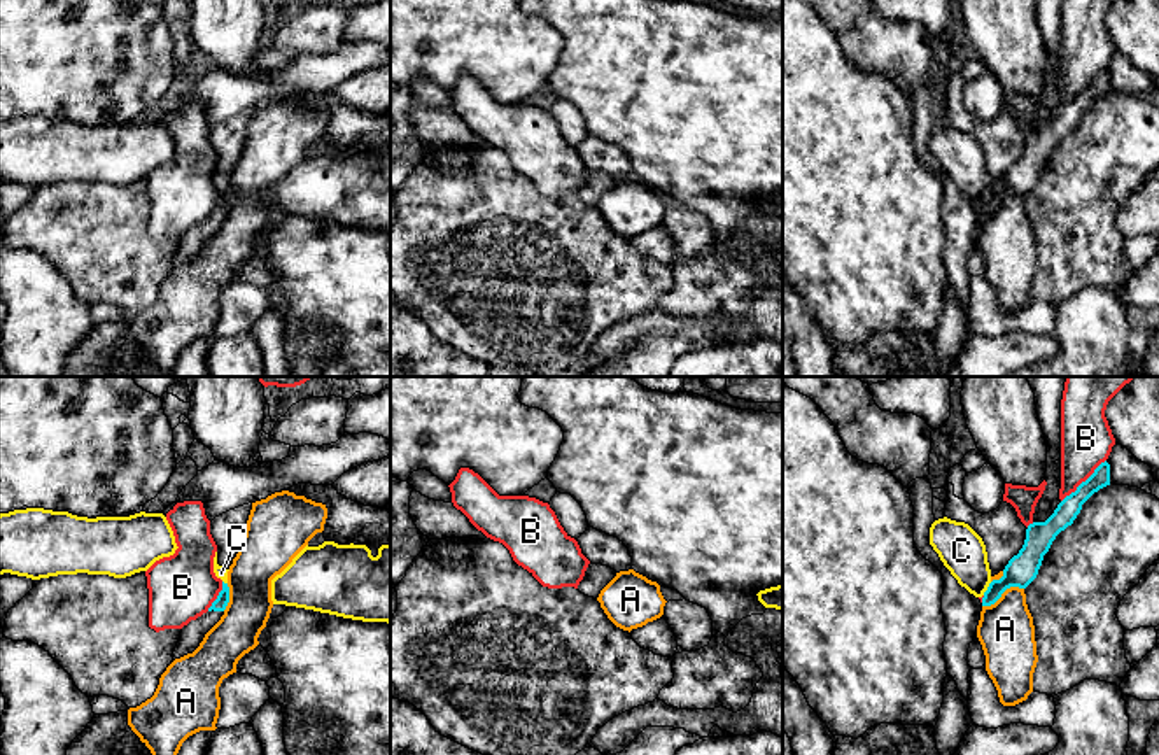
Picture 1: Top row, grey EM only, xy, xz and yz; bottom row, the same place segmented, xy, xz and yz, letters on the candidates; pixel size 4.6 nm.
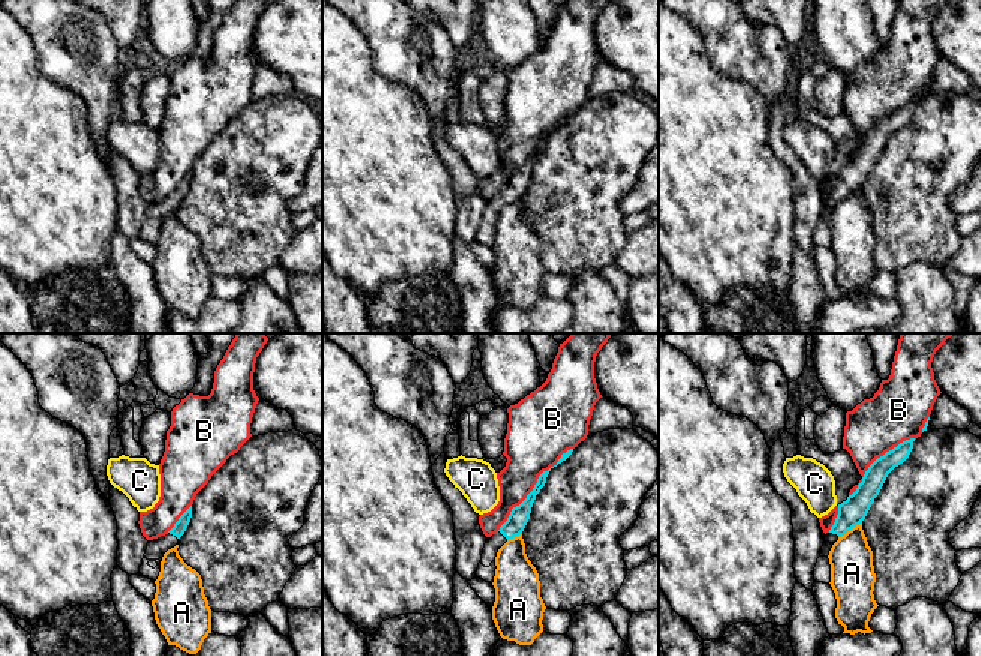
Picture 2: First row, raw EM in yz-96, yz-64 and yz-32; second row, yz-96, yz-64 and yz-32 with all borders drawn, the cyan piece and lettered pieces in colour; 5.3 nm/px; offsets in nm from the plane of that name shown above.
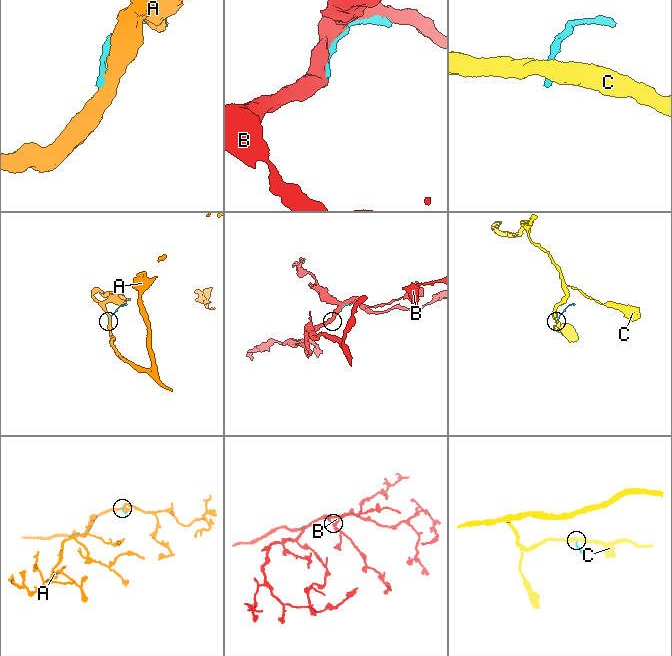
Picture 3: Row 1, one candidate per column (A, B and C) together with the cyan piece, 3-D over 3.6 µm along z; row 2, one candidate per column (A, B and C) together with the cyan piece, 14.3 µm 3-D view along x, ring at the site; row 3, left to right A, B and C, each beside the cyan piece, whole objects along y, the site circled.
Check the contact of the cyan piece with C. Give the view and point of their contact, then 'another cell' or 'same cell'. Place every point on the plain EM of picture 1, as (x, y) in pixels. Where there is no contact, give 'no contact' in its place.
meets cyan in yz at (988, 197); another cell

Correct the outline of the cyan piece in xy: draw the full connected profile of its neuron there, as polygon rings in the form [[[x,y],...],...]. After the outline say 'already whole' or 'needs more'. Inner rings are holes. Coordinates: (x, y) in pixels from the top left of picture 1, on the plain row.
[[[222,189],[222,198],[219,200],[217,207],[212,210],[207,221],[191,228],[187,233],[182,235],[179,250],[173,259],[173,268],[180,266],[187,261],[193,261],[200,250],[203,249],[205,242],[221,228],[224,217],[229,210],[229,194]]]; needs more

